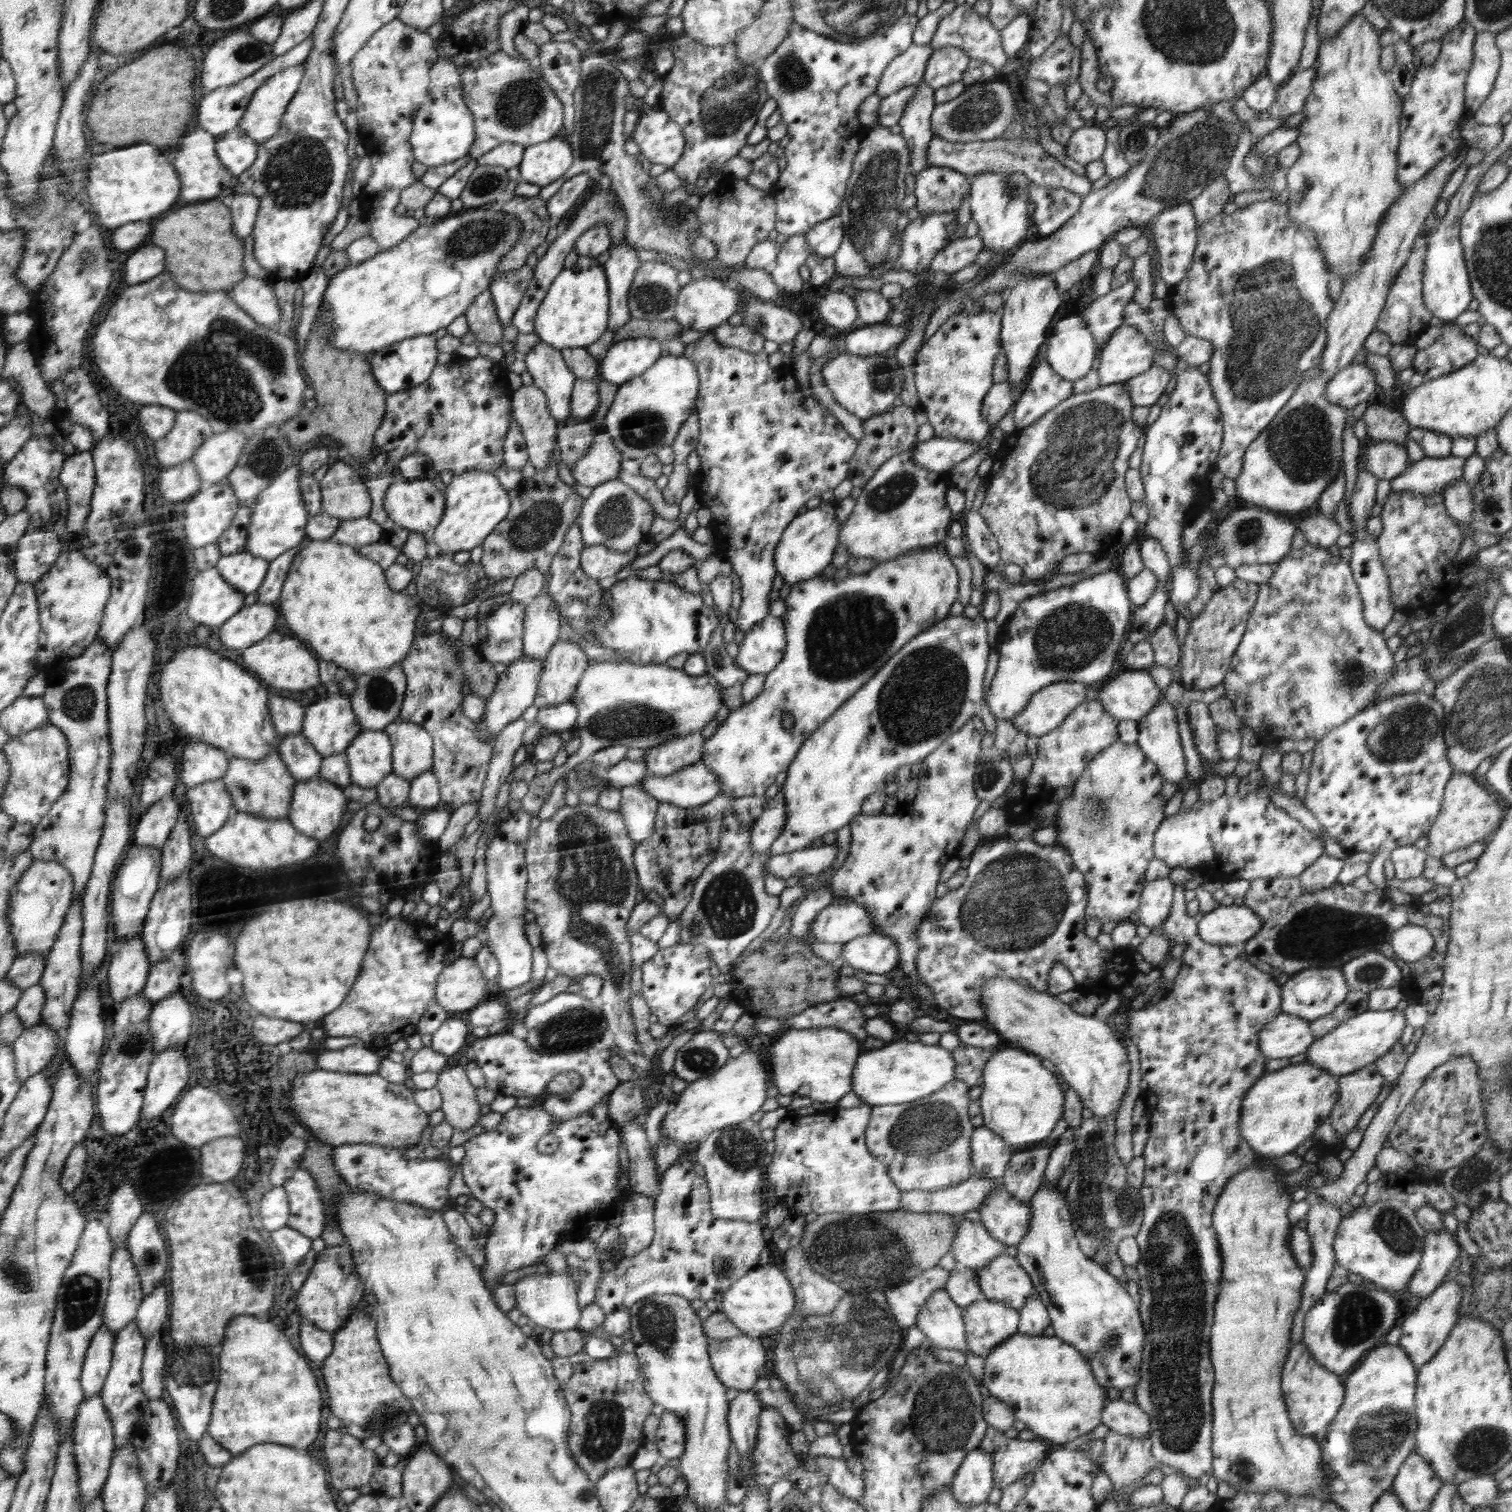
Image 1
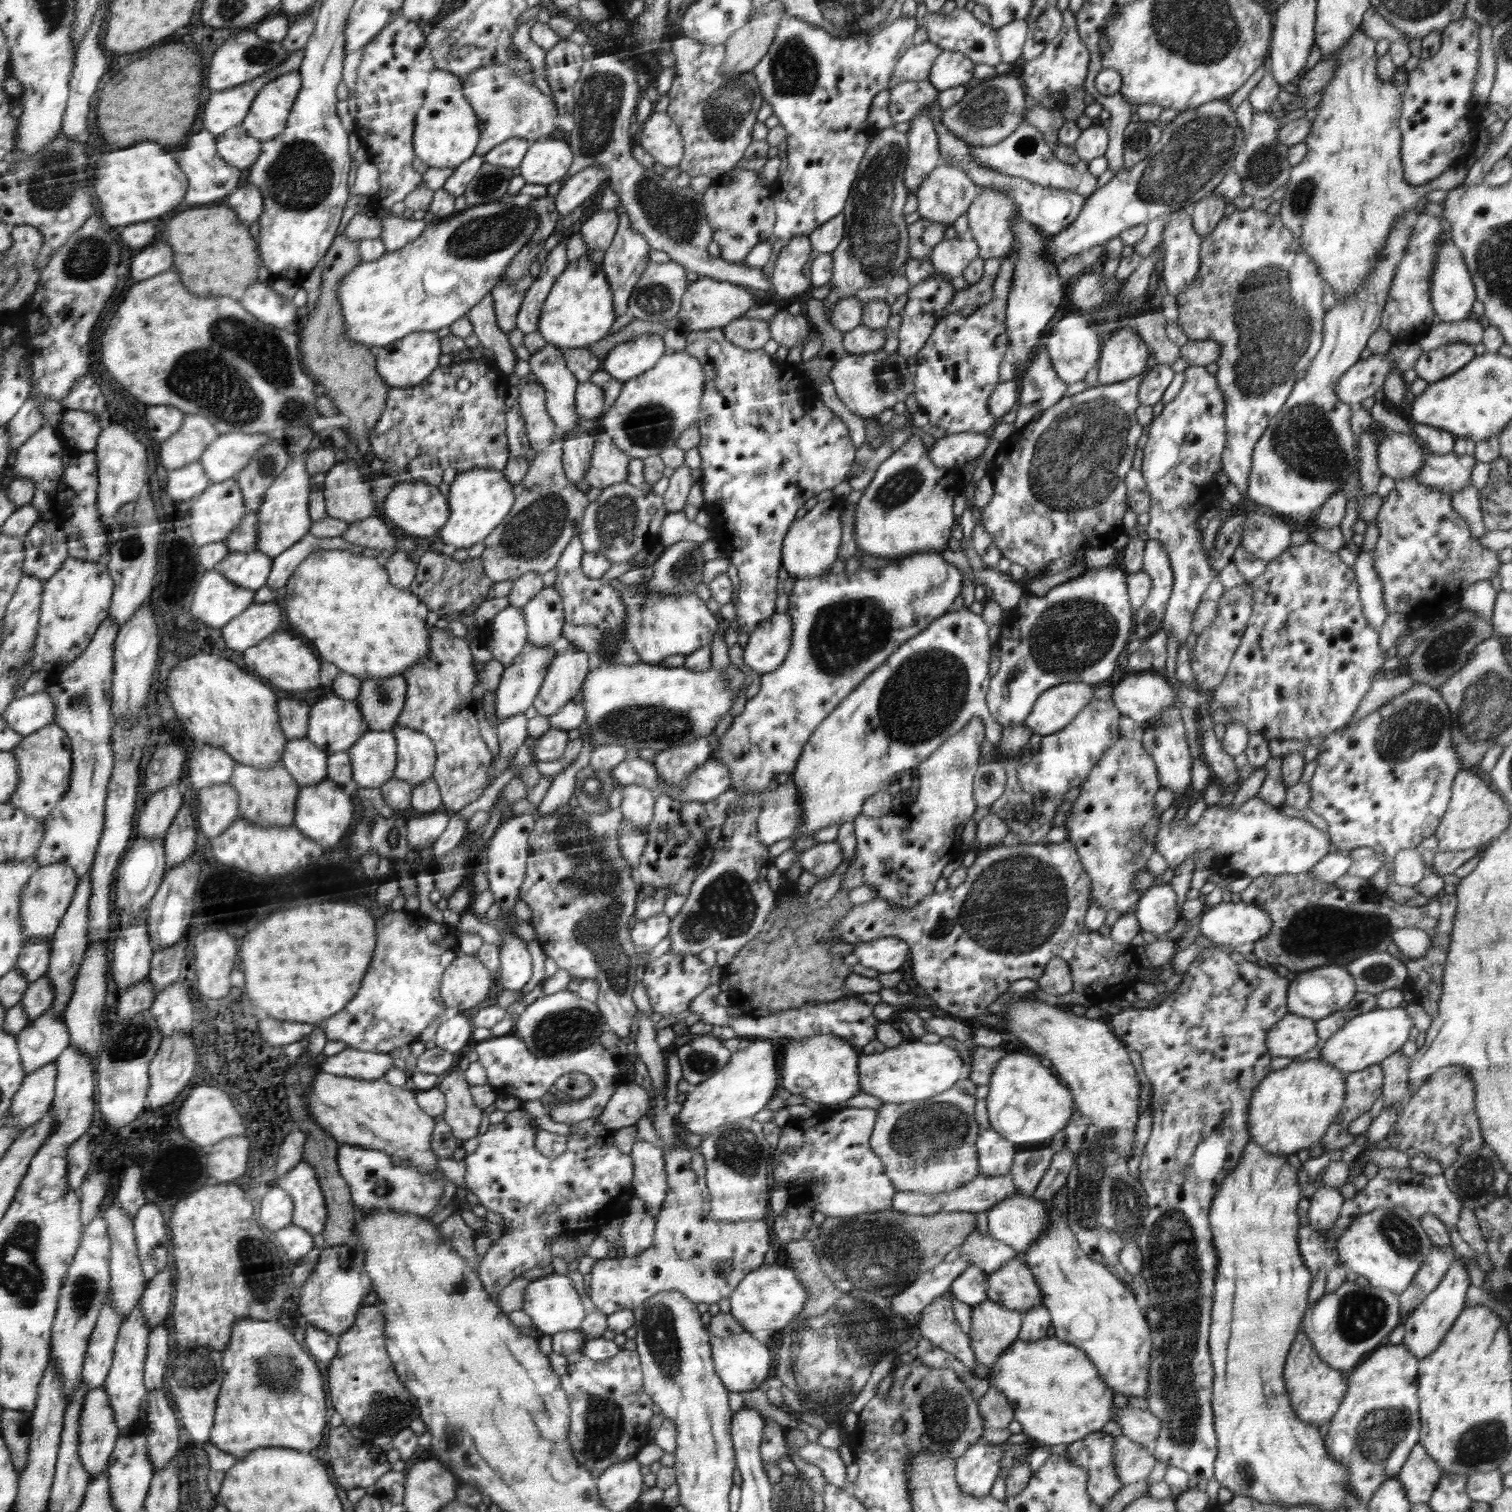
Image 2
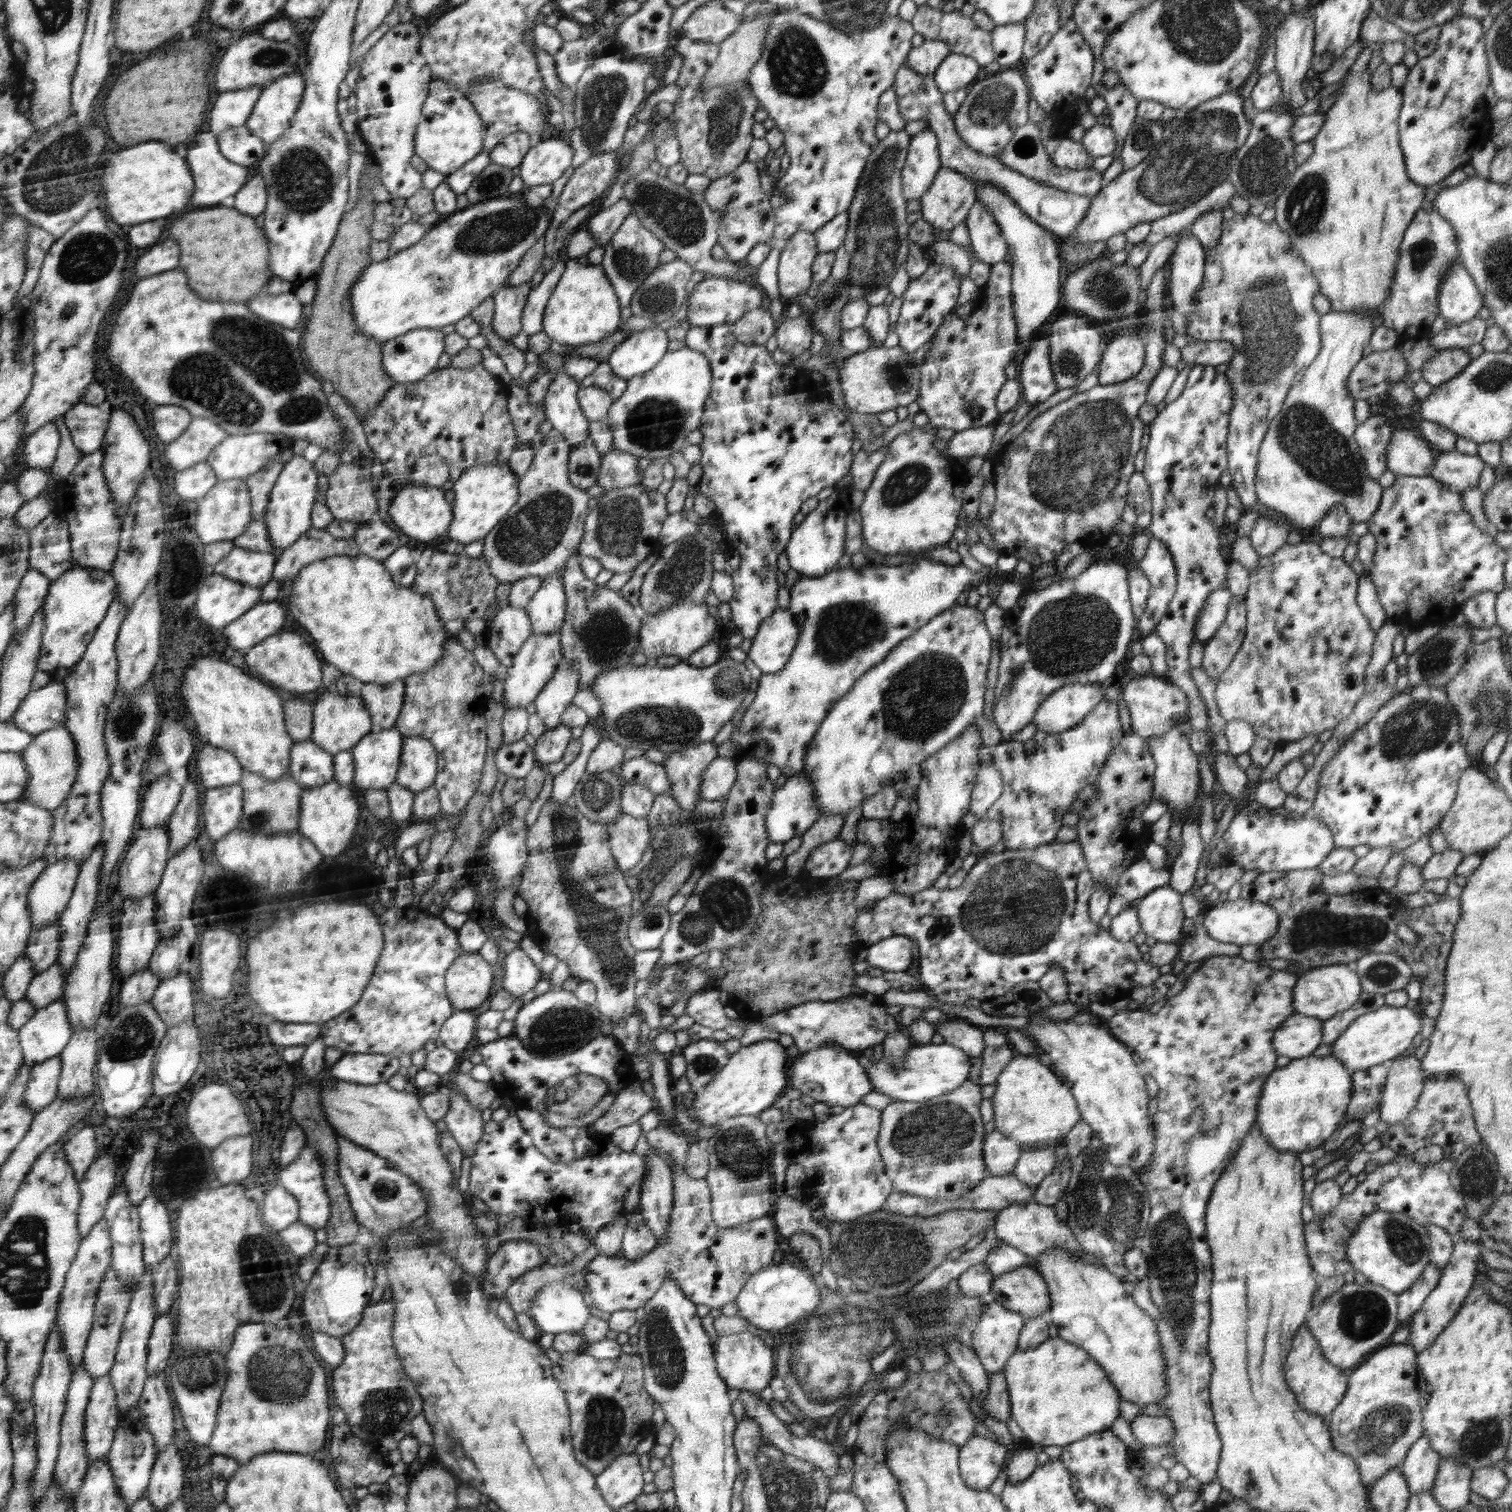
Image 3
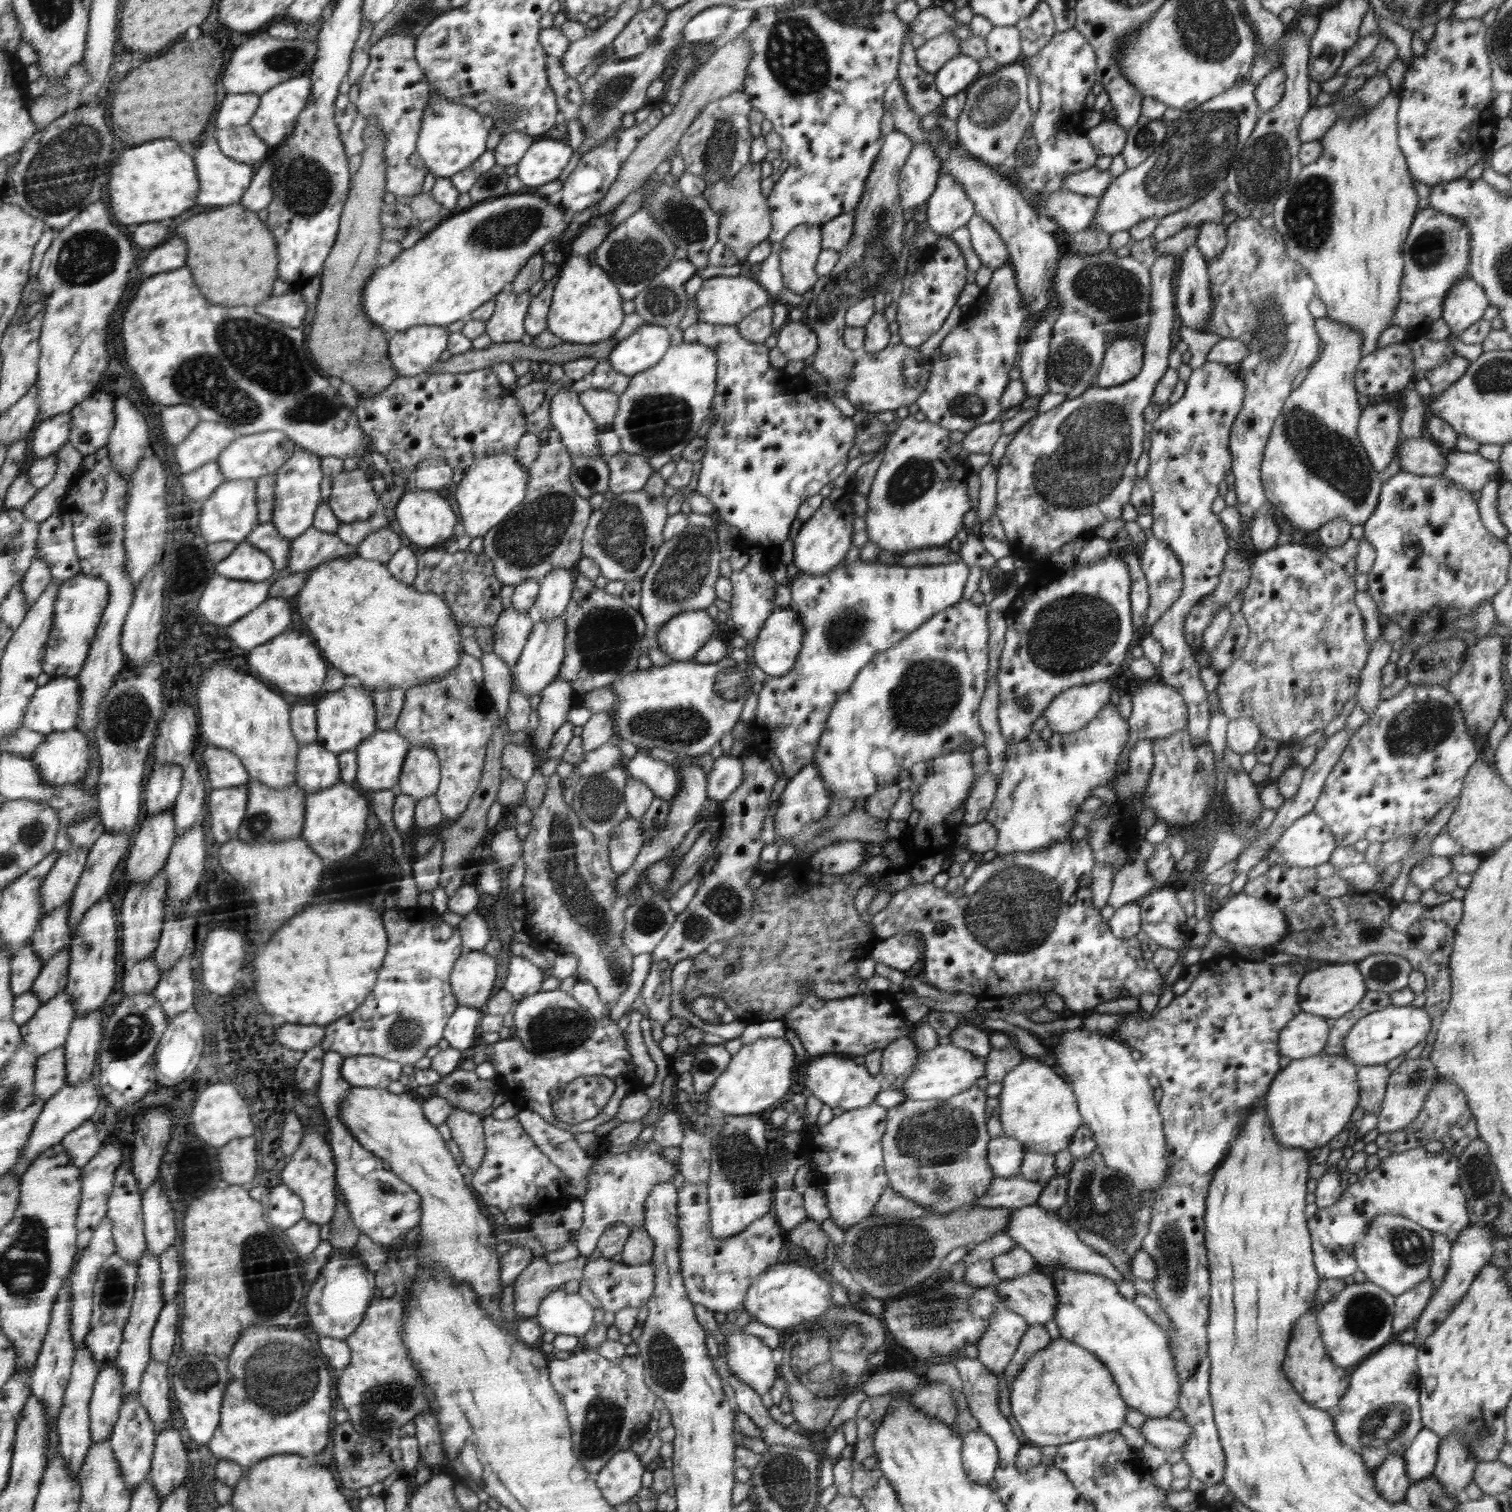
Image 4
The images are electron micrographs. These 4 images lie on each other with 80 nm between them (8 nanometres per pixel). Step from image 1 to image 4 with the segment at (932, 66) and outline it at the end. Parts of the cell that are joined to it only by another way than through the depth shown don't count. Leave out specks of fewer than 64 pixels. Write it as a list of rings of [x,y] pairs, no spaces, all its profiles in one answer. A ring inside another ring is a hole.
[[[968,55],[951,58],[935,75],[935,85],[943,97],[949,97],[966,90],[979,72],[979,63]]]

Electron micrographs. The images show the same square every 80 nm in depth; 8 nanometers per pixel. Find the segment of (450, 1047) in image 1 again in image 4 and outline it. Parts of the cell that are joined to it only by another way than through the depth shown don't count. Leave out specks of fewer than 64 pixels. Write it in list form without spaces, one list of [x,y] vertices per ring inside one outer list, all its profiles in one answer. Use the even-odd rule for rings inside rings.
[[[460,1004],[449,1018],[449,1026],[445,1030],[445,1039],[449,1046],[461,1050],[470,1048],[482,1014],[483,1011],[479,1009]]]

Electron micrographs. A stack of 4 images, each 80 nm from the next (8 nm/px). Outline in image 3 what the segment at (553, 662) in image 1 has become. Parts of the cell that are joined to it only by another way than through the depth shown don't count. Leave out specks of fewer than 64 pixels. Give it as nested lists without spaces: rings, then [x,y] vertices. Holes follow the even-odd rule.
[[[561,665],[554,671],[540,696],[534,700],[536,713],[542,718],[546,728],[552,730],[561,724],[561,714],[570,706],[572,698],[579,691],[579,676],[574,669]]]

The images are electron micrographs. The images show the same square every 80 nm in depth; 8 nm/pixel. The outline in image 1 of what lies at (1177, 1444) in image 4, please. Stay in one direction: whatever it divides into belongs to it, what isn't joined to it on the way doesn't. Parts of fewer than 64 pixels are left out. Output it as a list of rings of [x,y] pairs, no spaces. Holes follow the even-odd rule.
[[[1108,1398],[1101,1413],[1100,1423],[1106,1425],[1110,1431],[1140,1440],[1150,1436],[1149,1415],[1136,1403],[1124,1401],[1122,1398]]]

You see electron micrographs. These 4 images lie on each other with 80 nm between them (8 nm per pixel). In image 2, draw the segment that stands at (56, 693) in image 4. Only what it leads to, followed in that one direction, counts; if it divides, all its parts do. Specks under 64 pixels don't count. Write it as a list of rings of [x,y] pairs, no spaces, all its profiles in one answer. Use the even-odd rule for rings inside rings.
[[[50,690],[16,696],[2,714],[9,727],[24,737],[53,724],[56,720],[56,699]]]

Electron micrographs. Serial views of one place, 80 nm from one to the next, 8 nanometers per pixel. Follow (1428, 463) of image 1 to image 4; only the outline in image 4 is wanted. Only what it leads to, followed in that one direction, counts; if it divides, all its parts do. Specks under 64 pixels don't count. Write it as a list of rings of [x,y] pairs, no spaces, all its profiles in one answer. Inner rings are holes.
[[[1453,450],[1447,453],[1446,468],[1441,477],[1460,485],[1464,490],[1481,490],[1493,477],[1498,481],[1501,467],[1478,453]]]

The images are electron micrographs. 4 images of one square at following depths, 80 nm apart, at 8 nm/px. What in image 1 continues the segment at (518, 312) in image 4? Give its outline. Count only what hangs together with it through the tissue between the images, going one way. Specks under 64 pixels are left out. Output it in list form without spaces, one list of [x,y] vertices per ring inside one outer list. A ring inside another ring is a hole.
[[[526,263],[515,271],[498,272],[489,286],[502,327],[512,324],[514,313],[532,282],[532,270]]]

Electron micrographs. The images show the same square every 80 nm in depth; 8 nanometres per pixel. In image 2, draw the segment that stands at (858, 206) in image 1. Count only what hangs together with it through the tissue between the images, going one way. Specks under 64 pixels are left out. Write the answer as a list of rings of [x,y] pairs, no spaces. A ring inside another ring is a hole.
[[[884,128],[878,132],[874,129],[866,152],[858,165],[858,174],[850,188],[850,196],[843,208],[844,236],[840,244],[831,252],[833,254],[833,277],[831,278],[834,289],[823,300],[826,316],[833,311],[831,308],[841,298],[854,297],[856,290],[871,286],[887,286],[892,280],[892,275],[898,269],[903,269],[908,256],[909,234],[908,224],[904,221],[902,208],[908,198],[907,188],[904,184],[905,164],[908,158],[909,146],[907,134],[897,132],[895,128]]]

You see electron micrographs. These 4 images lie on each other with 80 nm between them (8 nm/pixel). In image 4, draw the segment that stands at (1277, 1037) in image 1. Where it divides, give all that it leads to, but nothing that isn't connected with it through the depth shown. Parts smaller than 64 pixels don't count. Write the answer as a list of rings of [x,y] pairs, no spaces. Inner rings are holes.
[[[1300,1011],[1282,1028],[1277,1042],[1279,1053],[1294,1060],[1322,1053],[1331,1022],[1333,1019]]]

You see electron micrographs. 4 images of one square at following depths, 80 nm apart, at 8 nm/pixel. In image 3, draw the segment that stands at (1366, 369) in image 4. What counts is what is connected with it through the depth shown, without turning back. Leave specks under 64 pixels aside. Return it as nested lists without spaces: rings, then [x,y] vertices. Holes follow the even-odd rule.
[[[1396,348],[1372,352],[1352,368],[1348,378],[1348,395],[1354,399],[1367,400],[1394,388],[1398,381],[1407,380],[1408,365]]]

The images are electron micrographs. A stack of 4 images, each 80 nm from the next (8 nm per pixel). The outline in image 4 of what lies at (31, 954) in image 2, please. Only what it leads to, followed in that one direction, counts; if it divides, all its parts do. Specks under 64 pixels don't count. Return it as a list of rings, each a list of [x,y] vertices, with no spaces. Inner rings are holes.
[[[69,901],[52,913],[42,916],[37,929],[29,938],[29,945],[36,957],[44,961],[44,965],[58,952],[69,947],[72,940],[69,924]]]

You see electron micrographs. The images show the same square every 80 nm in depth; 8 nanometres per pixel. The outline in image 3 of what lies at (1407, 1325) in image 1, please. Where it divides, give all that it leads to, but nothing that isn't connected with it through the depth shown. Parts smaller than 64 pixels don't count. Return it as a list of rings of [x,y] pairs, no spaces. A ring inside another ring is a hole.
[[[1459,1237],[1455,1239],[1452,1256],[1441,1270],[1438,1285],[1434,1287],[1434,1290],[1426,1298],[1420,1310],[1408,1322],[1410,1335],[1407,1343],[1417,1354],[1426,1351],[1432,1345],[1432,1342],[1446,1329],[1446,1326],[1450,1325],[1450,1321],[1454,1319],[1454,1316],[1460,1310],[1460,1306],[1466,1301],[1466,1297],[1472,1291],[1476,1281],[1475,1277],[1478,1272],[1476,1269],[1477,1260],[1482,1260],[1478,1243],[1466,1241]]]

